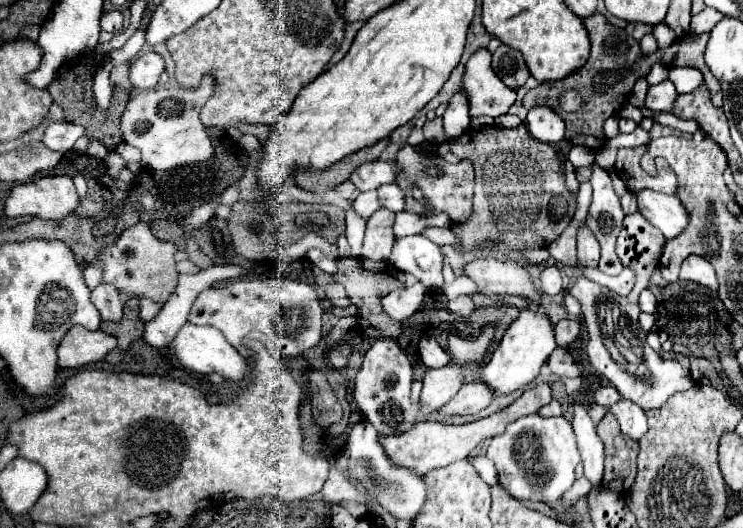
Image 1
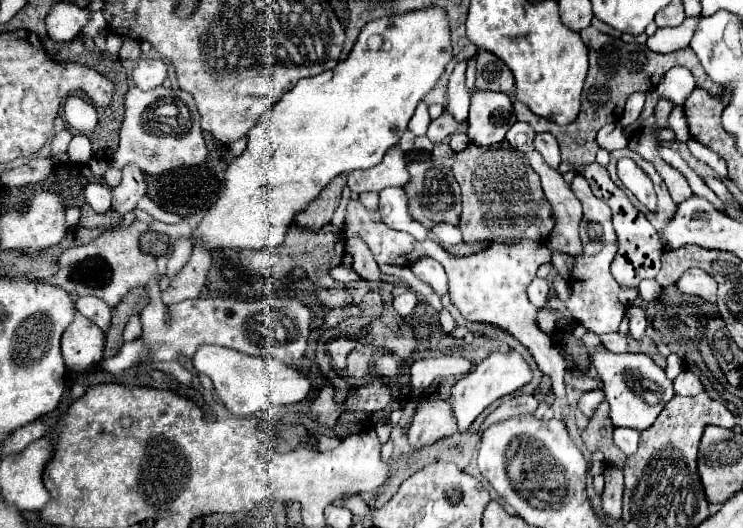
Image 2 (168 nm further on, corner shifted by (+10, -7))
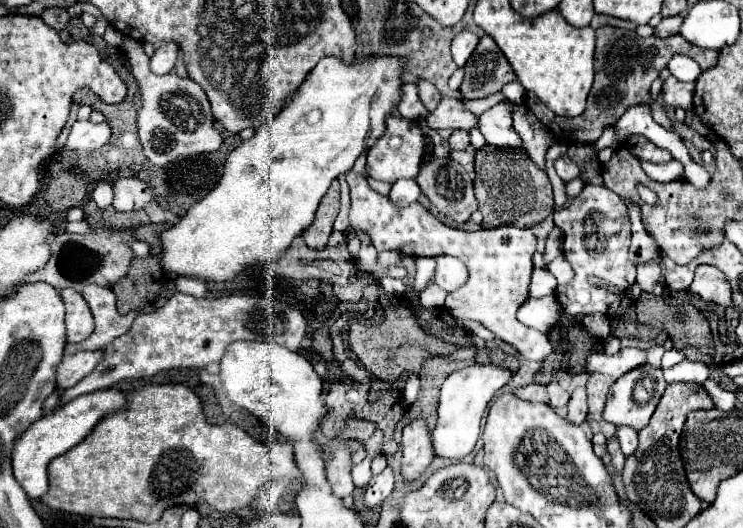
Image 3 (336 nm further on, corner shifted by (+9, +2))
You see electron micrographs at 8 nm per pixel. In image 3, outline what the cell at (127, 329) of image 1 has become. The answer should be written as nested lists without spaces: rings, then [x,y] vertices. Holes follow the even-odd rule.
[[[135,257],[129,273],[113,285],[113,293],[117,295],[117,311],[121,315],[127,315],[141,305],[147,305],[163,287],[163,283],[165,277],[157,257]]]

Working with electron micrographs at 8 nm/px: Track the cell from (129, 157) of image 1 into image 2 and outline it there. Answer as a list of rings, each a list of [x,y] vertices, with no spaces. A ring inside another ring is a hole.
[[[124,166],[122,172],[122,182],[111,190],[112,210],[118,214],[128,214],[136,208],[138,200],[146,196],[146,182],[138,166]]]

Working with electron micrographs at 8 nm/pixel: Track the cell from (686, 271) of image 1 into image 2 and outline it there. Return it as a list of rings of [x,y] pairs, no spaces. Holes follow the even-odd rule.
[[[692,268],[684,274],[684,278],[680,278],[680,282],[676,282],[678,290],[684,294],[694,294],[700,296],[708,302],[716,302],[716,294],[718,294],[718,284],[716,280],[712,280],[712,276],[700,268]]]

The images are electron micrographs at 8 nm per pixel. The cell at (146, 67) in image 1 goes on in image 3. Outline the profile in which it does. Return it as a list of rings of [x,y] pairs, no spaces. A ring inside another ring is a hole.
[[[163,43],[163,45],[159,45],[157,49],[155,49],[155,53],[151,55],[151,59],[149,59],[149,65],[151,65],[151,71],[155,73],[155,75],[165,75],[165,73],[169,73],[171,69],[173,69],[173,65],[175,65],[175,57],[177,57],[177,43]]]

